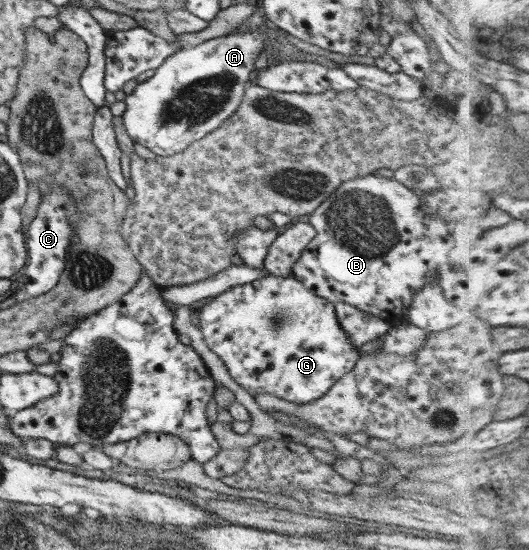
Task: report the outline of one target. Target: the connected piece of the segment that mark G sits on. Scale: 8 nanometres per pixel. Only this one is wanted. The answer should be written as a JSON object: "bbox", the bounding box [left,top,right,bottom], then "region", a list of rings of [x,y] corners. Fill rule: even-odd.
{"bbox":[196,276,360,404],"region":[[[265,276],[264,278],[256,279],[243,285],[235,285],[231,289],[225,290],[221,295],[213,297],[210,301],[205,304],[202,308],[200,305],[196,307],[198,313],[198,319],[200,320],[201,327],[199,328],[204,336],[204,341],[208,345],[209,349],[216,353],[227,367],[230,375],[252,396],[256,393],[267,393],[278,397],[279,399],[285,399],[294,404],[308,404],[320,397],[323,397],[332,387],[333,384],[343,377],[346,373],[349,373],[360,358],[360,352],[358,349],[351,345],[349,338],[345,334],[343,329],[336,318],[334,310],[334,304],[327,301],[325,298],[318,296],[315,292],[307,289],[297,278],[290,277],[279,277],[279,276]]]}

